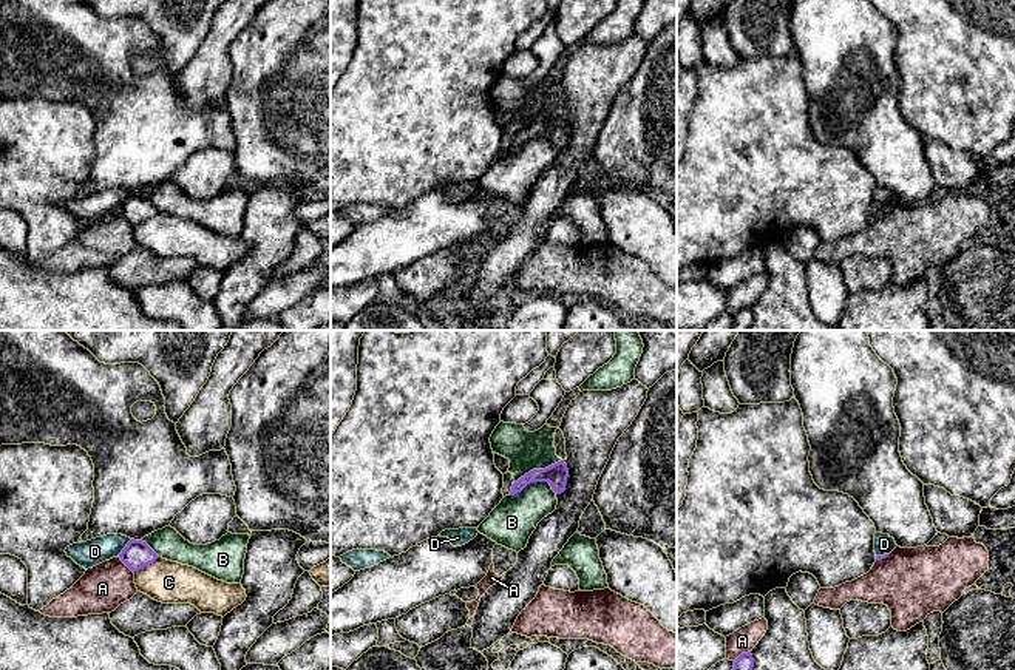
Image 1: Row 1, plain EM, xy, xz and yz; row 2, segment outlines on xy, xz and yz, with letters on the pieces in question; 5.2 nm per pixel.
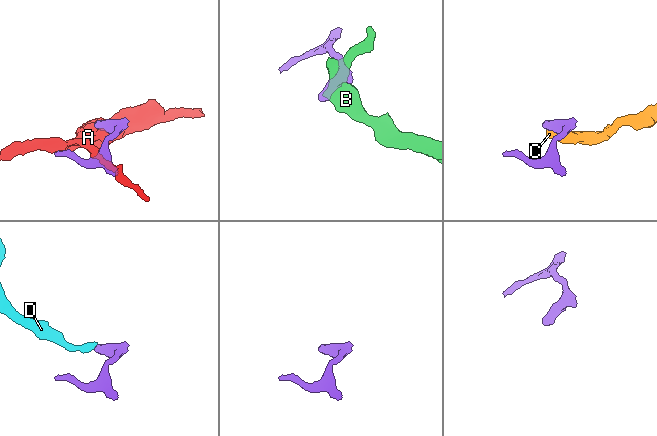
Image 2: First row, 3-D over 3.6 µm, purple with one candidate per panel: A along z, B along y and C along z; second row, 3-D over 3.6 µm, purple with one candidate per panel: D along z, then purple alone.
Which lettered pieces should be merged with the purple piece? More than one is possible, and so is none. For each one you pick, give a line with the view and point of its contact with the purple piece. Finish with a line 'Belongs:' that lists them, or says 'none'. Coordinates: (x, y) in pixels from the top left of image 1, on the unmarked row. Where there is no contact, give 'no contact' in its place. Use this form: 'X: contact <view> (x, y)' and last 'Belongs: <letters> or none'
Belongs: none

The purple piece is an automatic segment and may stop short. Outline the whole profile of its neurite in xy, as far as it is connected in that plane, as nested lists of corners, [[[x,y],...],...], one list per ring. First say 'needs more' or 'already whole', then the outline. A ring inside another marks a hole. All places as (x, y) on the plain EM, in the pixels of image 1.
already whole; [[[131,193],[119,211],[134,227],[153,218],[159,210],[145,196]]]

